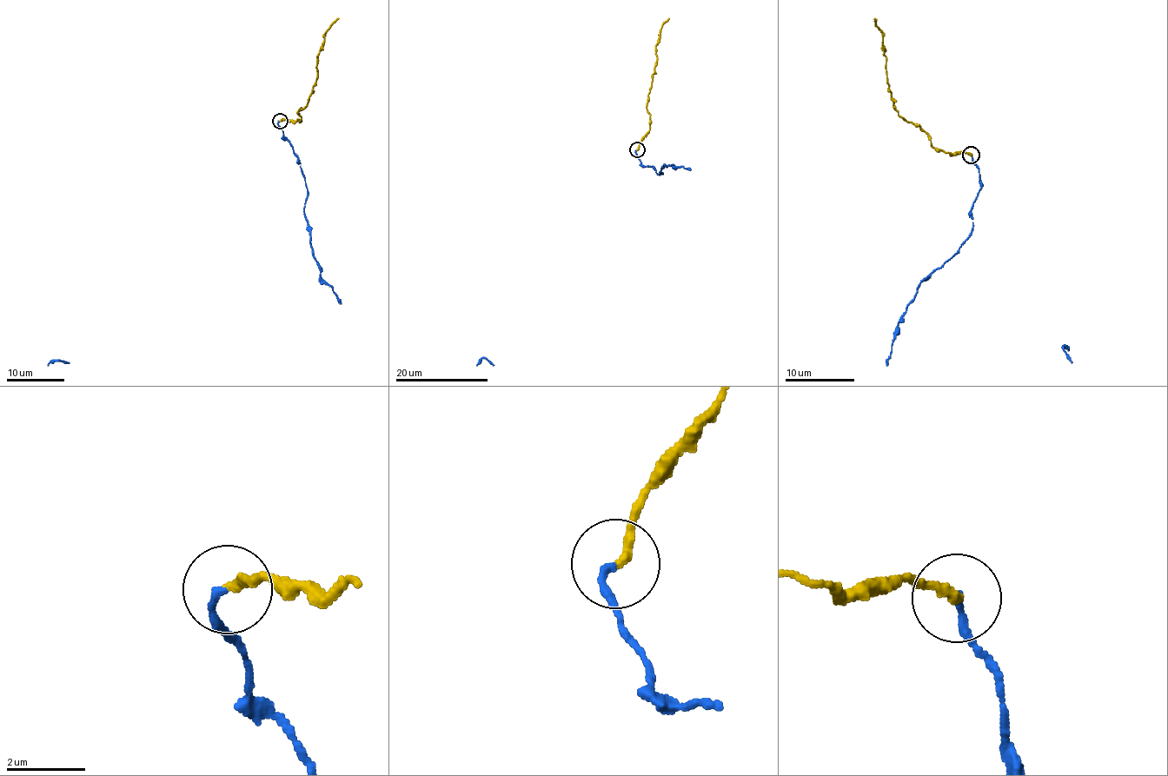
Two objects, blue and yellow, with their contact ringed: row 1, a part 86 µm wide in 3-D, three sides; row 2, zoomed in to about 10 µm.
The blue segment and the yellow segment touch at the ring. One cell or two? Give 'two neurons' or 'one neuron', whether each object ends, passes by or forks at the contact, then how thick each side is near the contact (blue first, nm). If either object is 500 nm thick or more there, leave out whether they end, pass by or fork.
one neuron | blue ends | yellow ends | 150/220 nm

